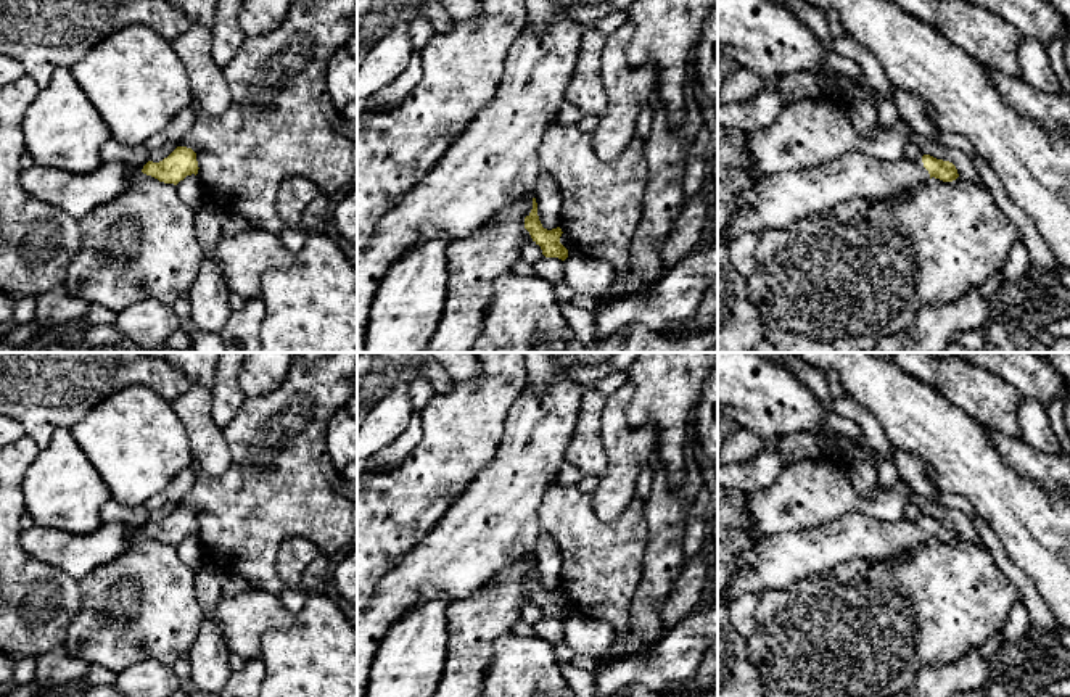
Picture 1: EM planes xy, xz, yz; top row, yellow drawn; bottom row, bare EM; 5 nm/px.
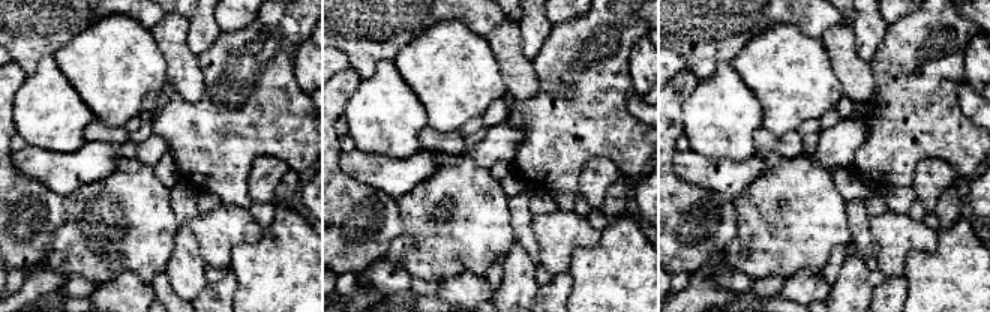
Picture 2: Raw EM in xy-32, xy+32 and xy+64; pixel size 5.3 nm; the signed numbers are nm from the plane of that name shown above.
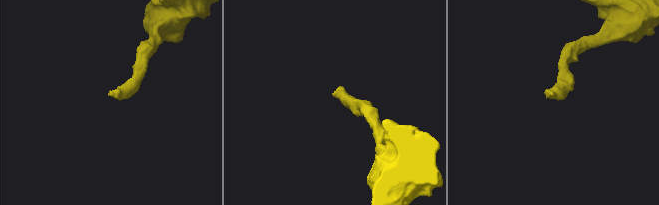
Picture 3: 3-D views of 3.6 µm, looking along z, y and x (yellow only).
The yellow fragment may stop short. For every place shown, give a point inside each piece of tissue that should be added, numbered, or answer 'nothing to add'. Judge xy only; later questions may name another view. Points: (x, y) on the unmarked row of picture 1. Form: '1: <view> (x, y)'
1: xy (76, 554)

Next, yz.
1: yz (781, 560)

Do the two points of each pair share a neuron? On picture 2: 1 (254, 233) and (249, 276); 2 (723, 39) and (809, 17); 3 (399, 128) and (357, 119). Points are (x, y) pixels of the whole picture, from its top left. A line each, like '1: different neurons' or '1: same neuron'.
1: different neurons
2: same neuron
3: same neuron

